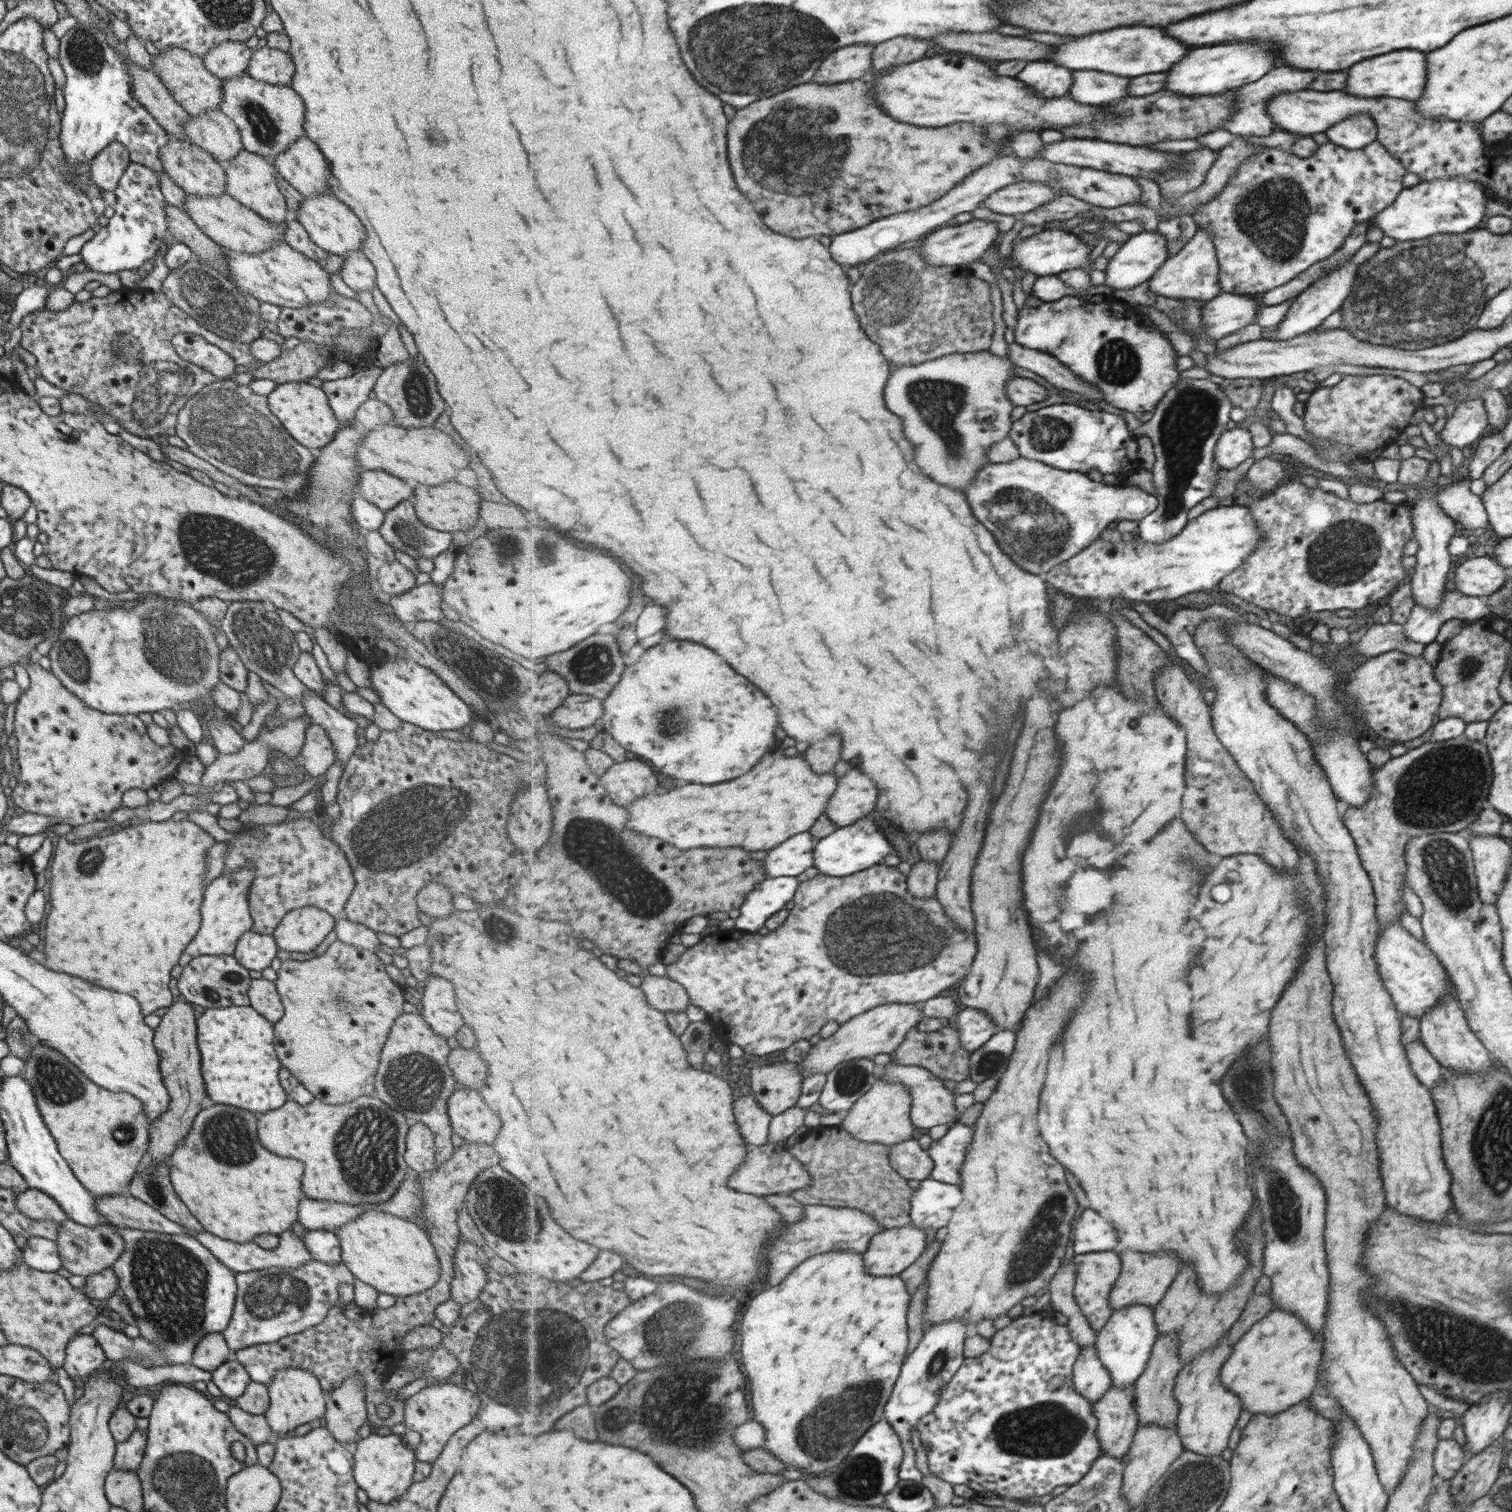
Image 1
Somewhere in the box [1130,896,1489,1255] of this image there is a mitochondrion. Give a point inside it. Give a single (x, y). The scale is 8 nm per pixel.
(1248, 1085)

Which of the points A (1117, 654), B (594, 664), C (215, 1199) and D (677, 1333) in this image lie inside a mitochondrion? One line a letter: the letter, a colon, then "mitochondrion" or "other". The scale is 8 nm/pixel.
A: other
B: mitochondrion
C: other
D: mitochondrion

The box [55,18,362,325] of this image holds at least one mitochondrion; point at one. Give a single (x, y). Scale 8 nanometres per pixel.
(86, 53)

